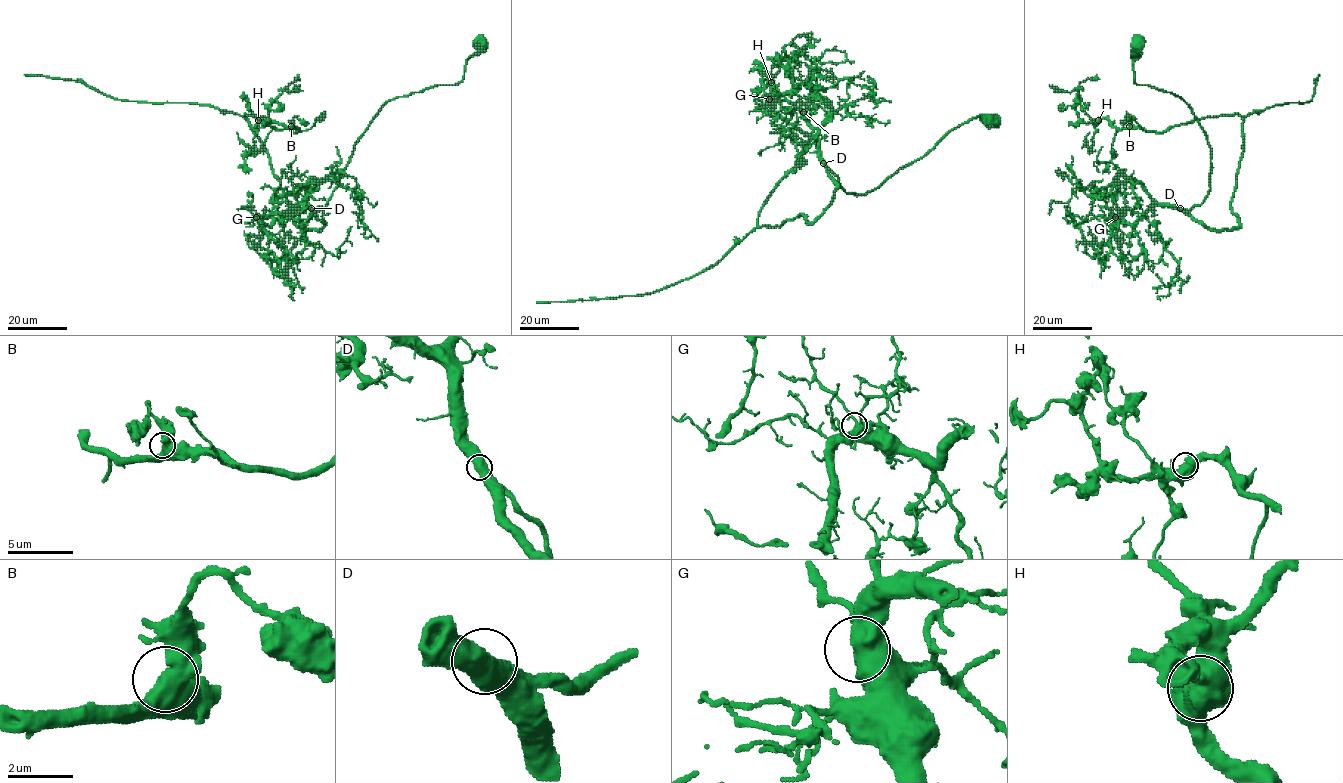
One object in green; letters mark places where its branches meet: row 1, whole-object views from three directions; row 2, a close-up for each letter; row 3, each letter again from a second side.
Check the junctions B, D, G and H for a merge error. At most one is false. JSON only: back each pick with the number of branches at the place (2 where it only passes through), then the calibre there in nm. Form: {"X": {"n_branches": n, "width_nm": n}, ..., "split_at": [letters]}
{"split_at": []}

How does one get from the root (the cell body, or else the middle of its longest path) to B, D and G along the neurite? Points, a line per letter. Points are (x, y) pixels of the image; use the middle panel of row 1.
B: (994, 121), (961, 123), (866, 194), (828, 168), (838, 187), (812, 223), (759, 226), (812, 132), (803, 112)
D: (994, 121), (983, 122), (977, 117), (961, 123), (921, 157), (901, 167), (866, 194), (847, 193), (823, 163)
G: (994, 121), (977, 117), (961, 123), (876, 189), (856, 195), (841, 187), (819, 144), (778, 114), (769, 99)

